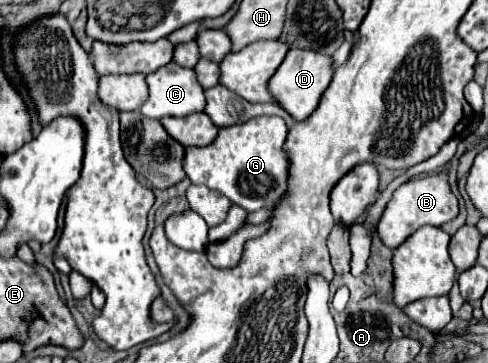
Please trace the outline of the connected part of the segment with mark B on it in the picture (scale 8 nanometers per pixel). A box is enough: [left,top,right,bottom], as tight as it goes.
[376,172,458,250]

